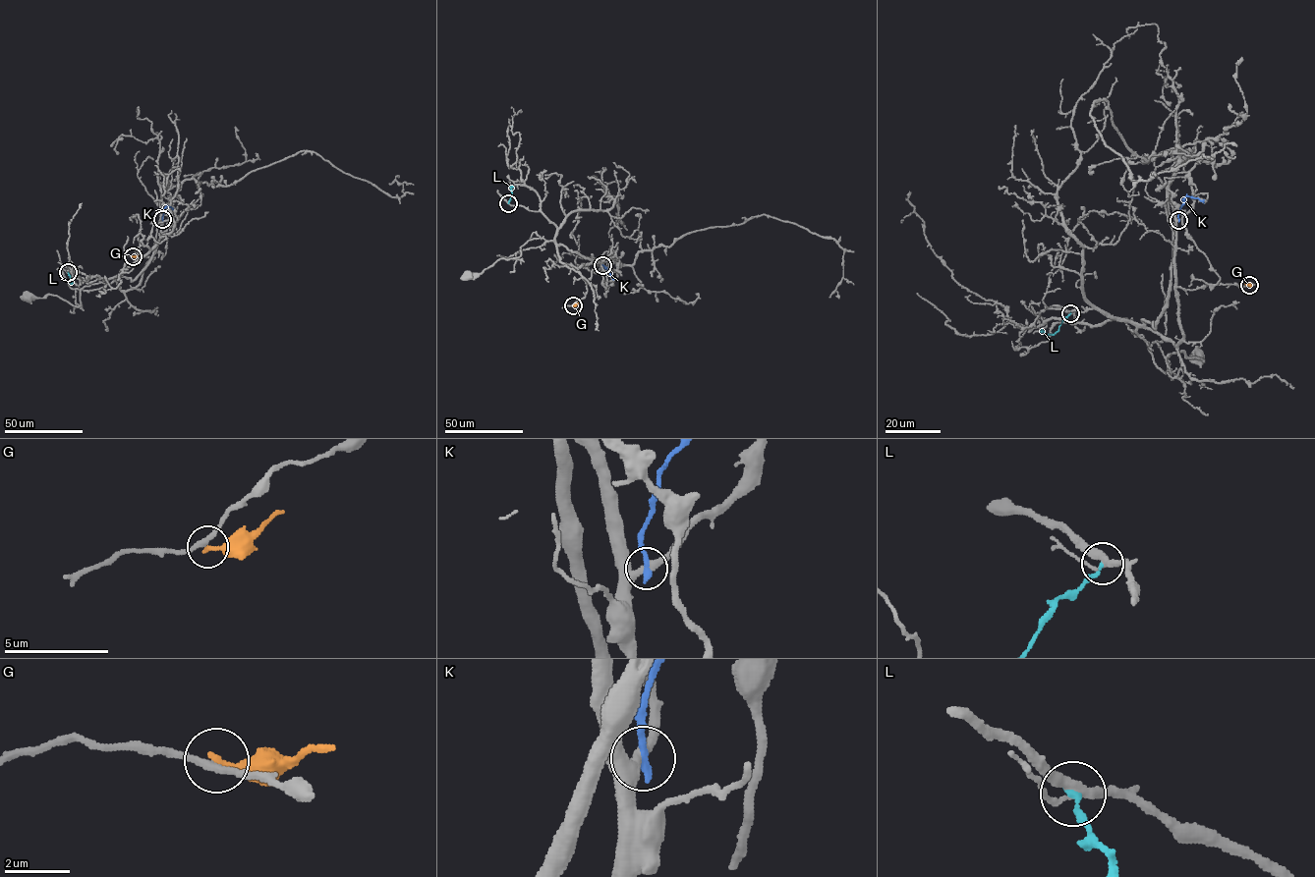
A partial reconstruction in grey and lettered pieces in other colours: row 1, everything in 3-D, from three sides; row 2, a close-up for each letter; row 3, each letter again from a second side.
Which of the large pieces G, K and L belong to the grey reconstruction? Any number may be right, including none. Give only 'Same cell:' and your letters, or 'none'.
Same cell: none

